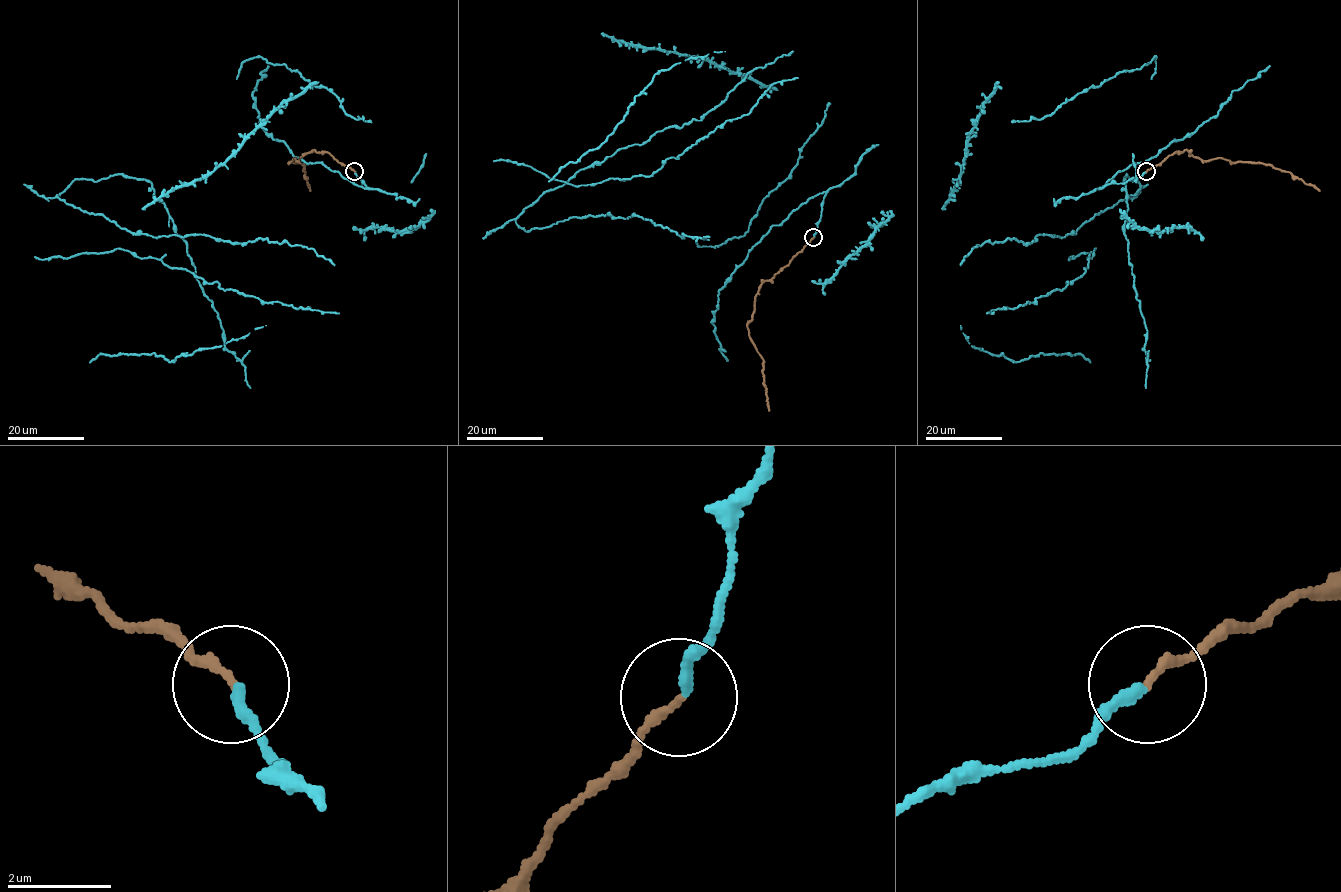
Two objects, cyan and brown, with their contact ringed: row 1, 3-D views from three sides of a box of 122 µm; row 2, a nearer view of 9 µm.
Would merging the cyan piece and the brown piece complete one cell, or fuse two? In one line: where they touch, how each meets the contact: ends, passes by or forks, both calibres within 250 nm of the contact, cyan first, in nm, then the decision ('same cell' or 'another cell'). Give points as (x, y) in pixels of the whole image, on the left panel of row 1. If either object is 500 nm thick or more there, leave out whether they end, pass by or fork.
place (354, 171); cyan ends; brown ends; calibres 220 and 170 nm; same cell

